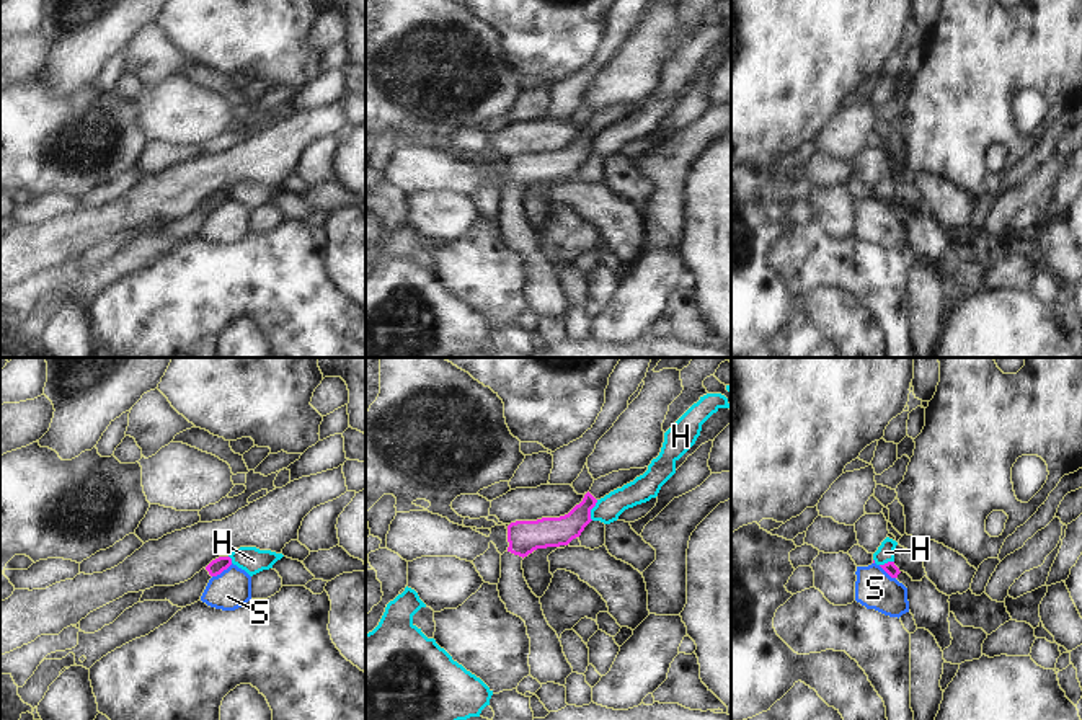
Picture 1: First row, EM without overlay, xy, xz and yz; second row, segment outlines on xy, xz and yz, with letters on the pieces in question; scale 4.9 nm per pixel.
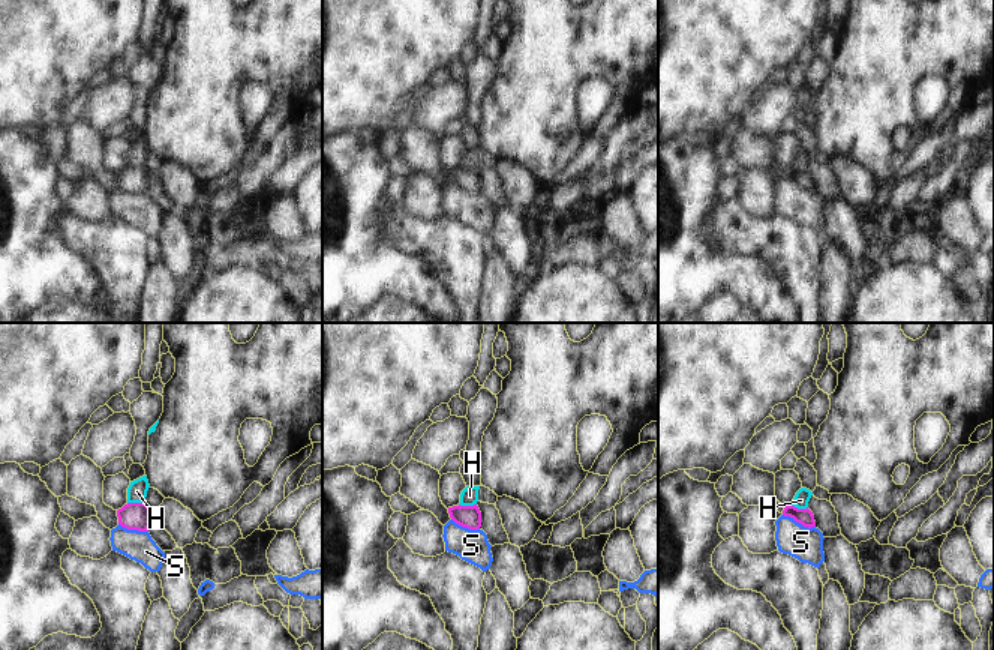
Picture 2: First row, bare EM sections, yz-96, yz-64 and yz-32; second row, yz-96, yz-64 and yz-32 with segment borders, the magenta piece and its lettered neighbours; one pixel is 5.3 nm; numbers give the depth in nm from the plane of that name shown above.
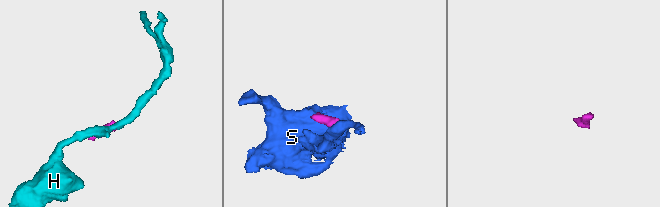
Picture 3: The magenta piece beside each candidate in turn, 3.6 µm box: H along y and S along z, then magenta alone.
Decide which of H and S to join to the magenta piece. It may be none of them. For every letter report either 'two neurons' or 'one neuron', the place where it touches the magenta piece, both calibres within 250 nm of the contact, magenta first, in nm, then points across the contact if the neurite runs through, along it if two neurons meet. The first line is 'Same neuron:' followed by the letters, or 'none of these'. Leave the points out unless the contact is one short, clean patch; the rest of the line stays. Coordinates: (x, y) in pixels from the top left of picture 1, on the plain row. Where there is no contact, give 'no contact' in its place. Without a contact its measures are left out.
Same neuron: none of these
H: two neurons | xz (591, 142) | 140/130 nm
S: two neurons | xy (222, 204) | 80/190 nm | along xy (232, 198), (212, 211)

